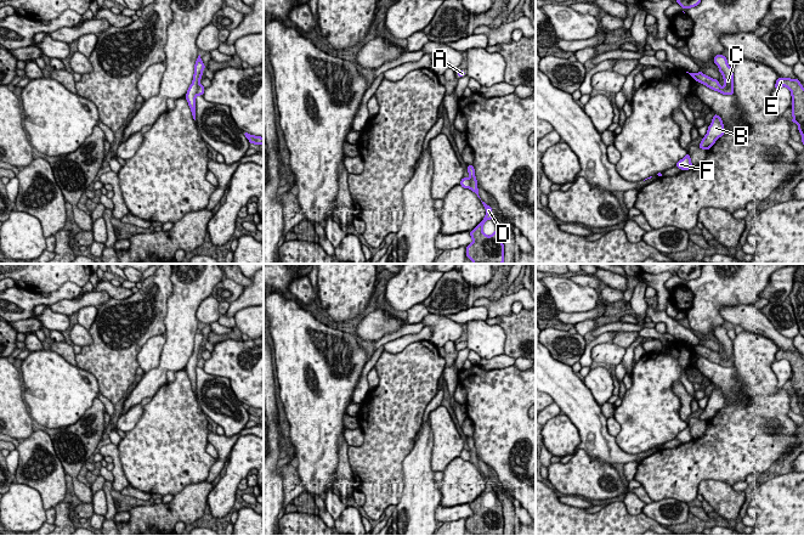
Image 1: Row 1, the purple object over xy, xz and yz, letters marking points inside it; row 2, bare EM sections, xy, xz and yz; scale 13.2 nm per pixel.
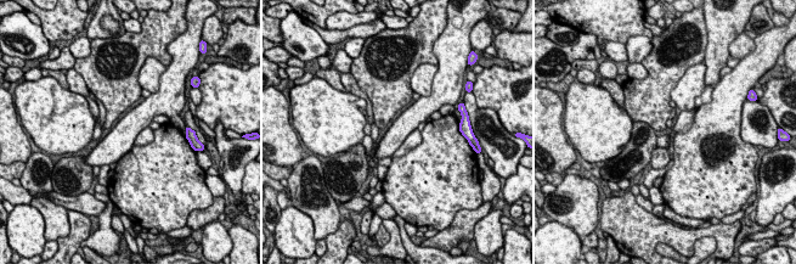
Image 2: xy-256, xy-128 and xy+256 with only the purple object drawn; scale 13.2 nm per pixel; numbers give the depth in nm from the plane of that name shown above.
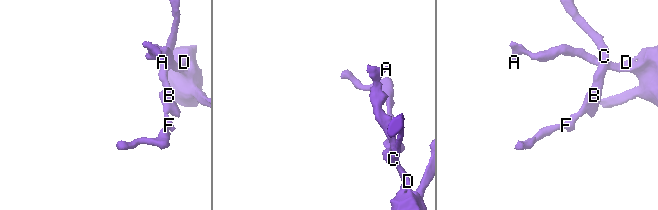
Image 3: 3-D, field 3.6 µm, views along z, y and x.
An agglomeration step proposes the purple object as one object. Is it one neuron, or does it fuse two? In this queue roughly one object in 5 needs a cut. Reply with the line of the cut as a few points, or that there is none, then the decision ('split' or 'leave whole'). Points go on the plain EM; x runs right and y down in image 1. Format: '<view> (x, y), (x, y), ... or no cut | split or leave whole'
xz (468, 451), (470, 460) | split

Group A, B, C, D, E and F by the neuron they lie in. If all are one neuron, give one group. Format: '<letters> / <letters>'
A D E / B C F

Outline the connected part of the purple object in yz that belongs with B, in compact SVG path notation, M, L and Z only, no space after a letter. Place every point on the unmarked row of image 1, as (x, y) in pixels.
M718 387L713 388L712 395L708 399L707 406L702 410L700 416L701 422L709 422L715 413L724 407L724 396L721 390Z

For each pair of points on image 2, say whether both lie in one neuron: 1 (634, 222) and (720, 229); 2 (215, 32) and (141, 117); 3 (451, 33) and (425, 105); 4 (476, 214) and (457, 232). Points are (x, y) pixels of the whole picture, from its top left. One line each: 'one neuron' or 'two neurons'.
1: one neuron
2: two neurons
3: one neuron
4: one neuron

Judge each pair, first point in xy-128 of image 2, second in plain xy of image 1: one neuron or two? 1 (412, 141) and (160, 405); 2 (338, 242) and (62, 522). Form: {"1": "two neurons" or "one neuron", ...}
{"1": "two neurons", "2": "one neuron"}

